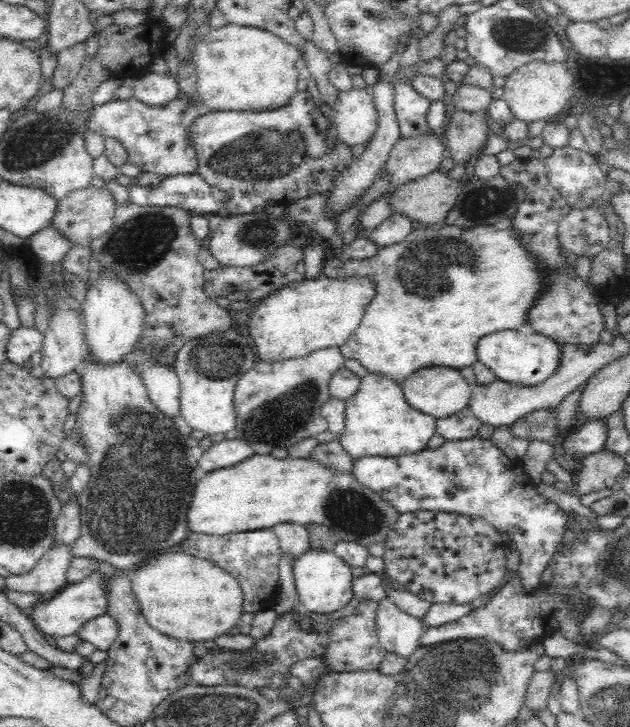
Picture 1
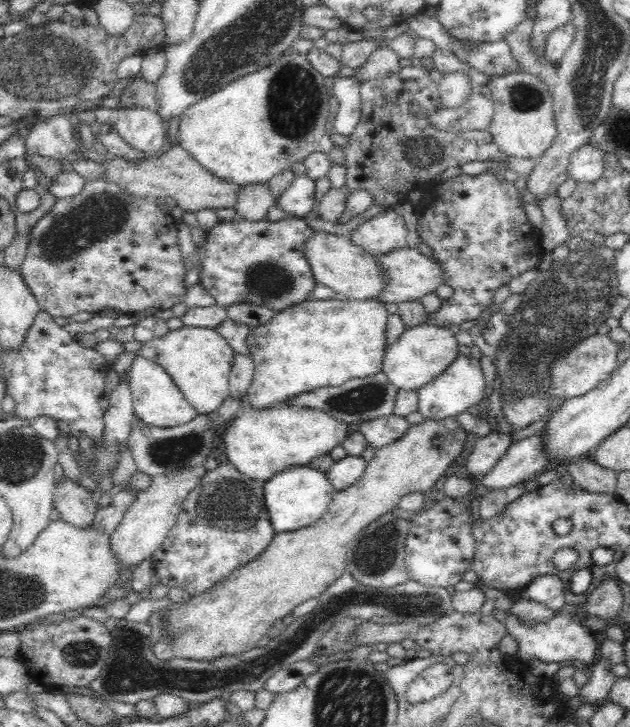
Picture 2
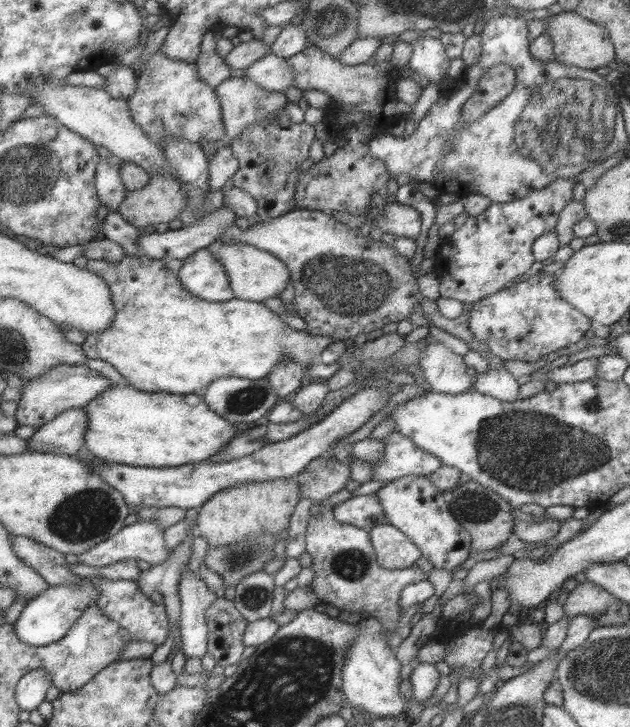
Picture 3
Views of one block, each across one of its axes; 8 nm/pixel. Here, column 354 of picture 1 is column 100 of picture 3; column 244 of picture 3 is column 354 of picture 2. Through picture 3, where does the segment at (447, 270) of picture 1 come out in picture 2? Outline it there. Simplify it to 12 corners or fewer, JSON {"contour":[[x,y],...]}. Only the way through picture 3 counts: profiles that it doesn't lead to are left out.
{"contour":[[312,298],[250,328],[263,409],[380,372],[379,300]]}

